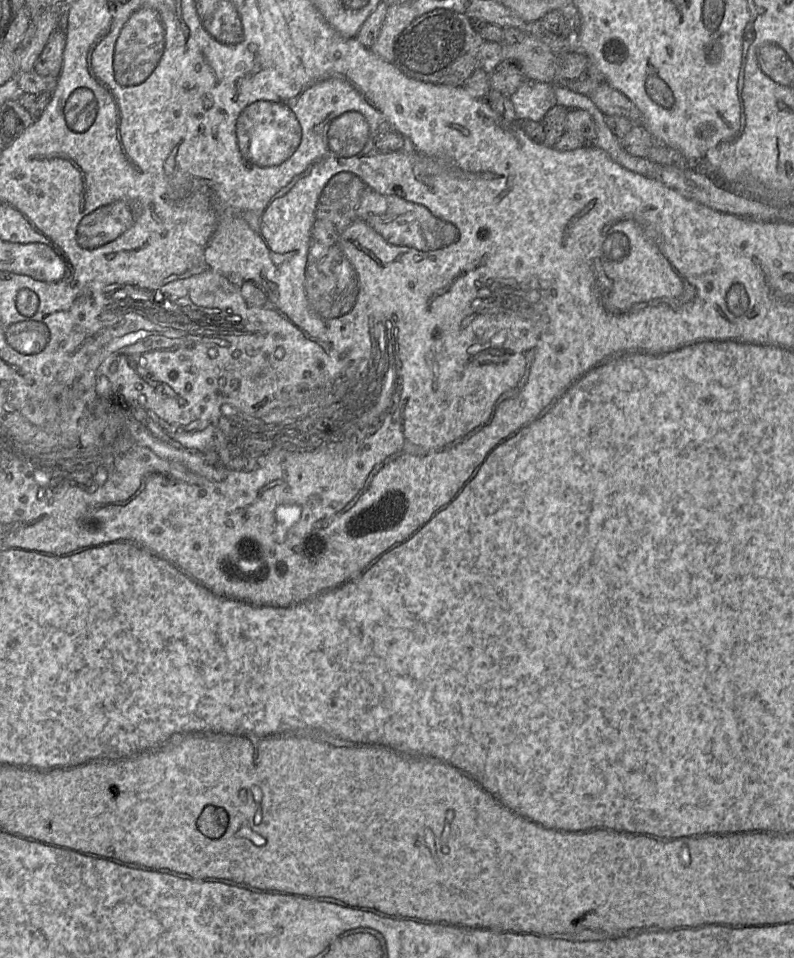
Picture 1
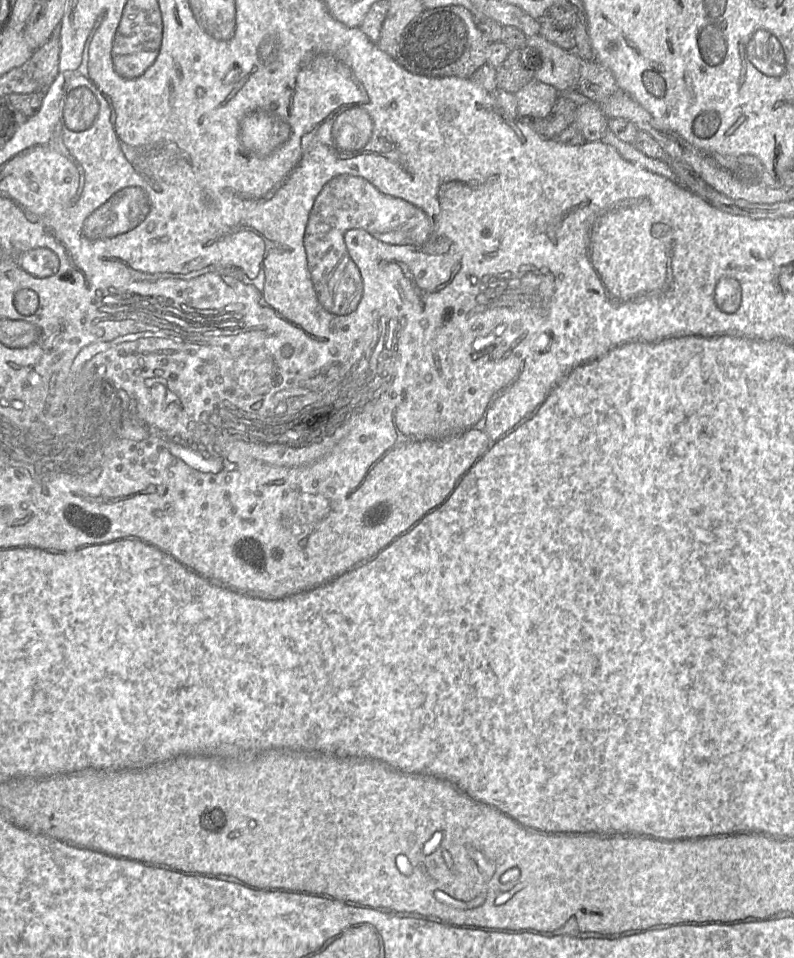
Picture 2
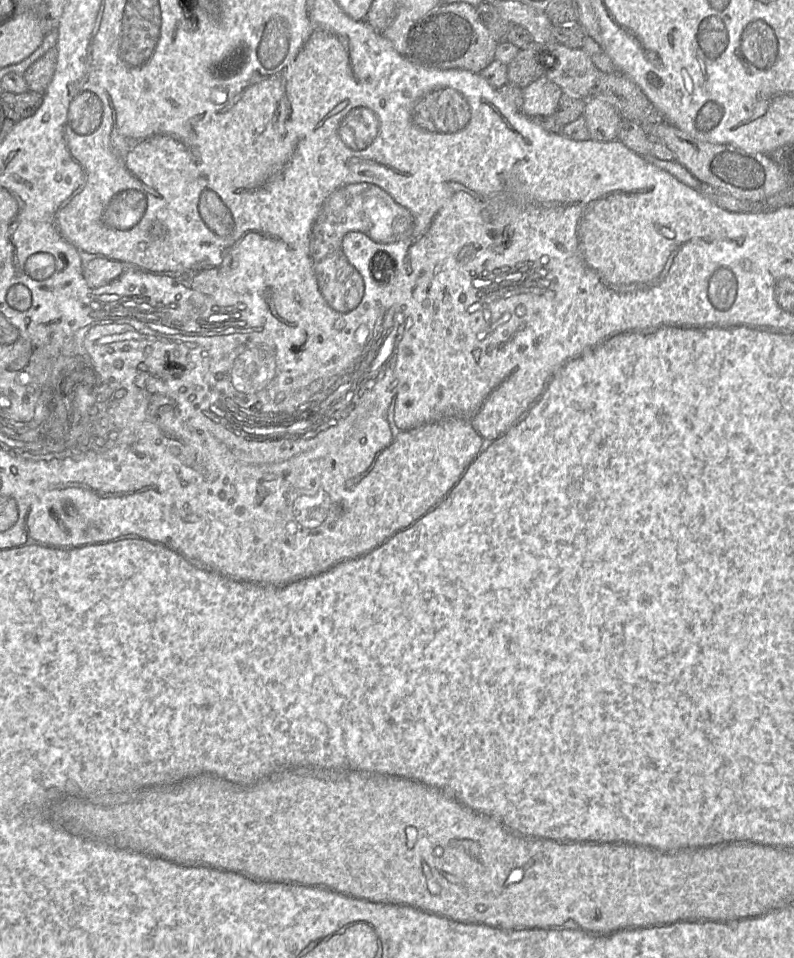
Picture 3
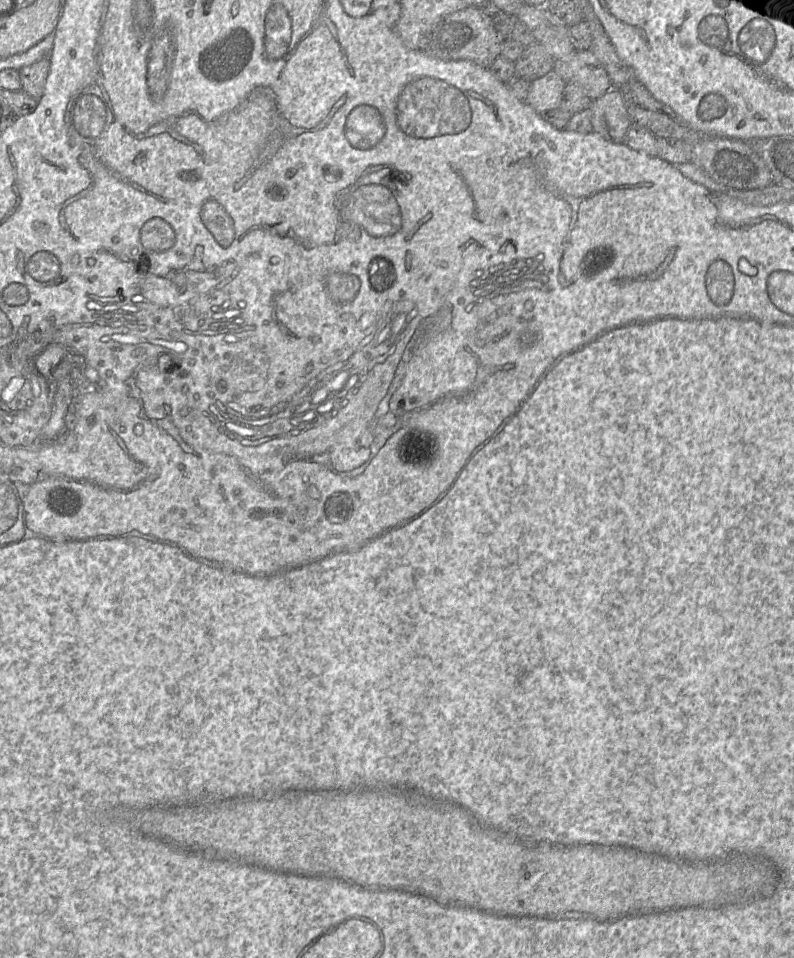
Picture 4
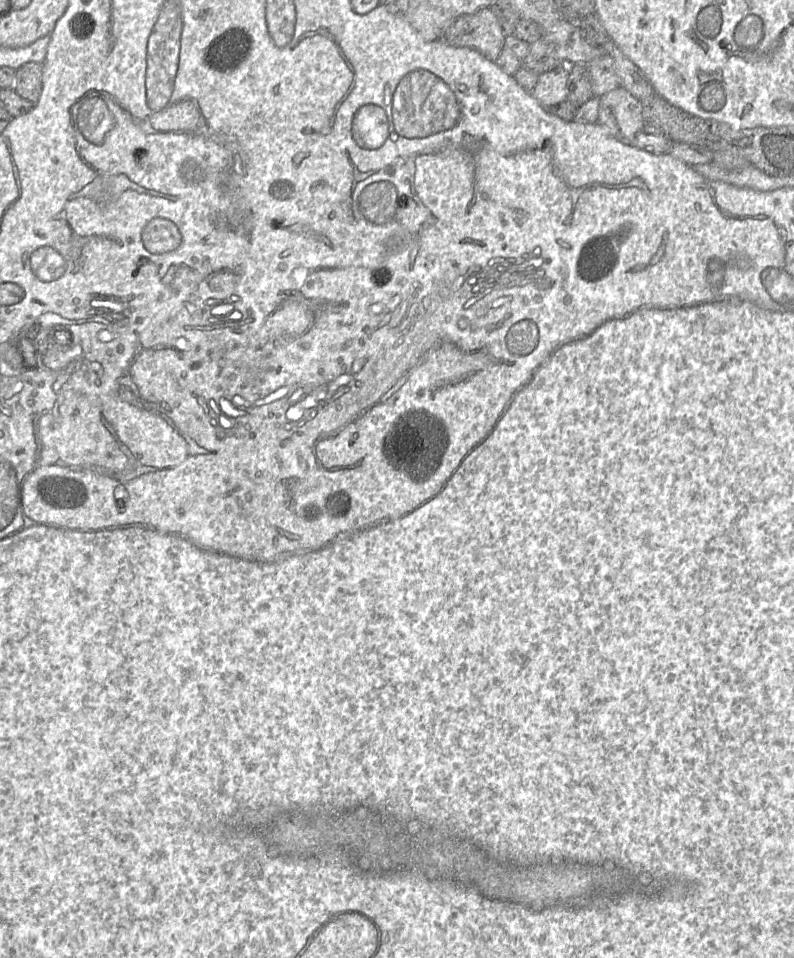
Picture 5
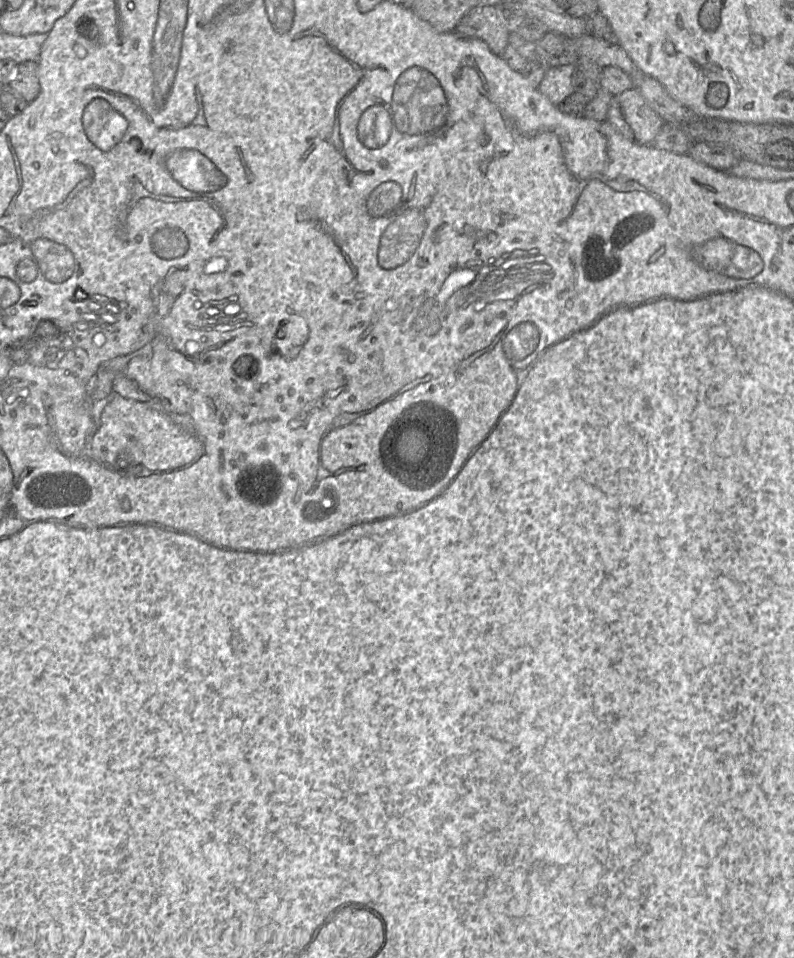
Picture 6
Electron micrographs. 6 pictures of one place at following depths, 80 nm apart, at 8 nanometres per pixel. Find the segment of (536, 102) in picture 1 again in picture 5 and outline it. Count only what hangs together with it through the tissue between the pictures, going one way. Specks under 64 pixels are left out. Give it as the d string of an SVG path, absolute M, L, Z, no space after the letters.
M561 66L539 75L531 95L546 109L567 100L570 67Z

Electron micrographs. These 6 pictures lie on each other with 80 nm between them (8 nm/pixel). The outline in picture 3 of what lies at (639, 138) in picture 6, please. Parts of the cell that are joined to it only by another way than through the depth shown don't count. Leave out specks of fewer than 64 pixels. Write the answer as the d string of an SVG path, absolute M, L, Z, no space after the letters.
M599 97L586 99L583 112L590 138L596 141L613 141L617 139L622 117L607 101Z

